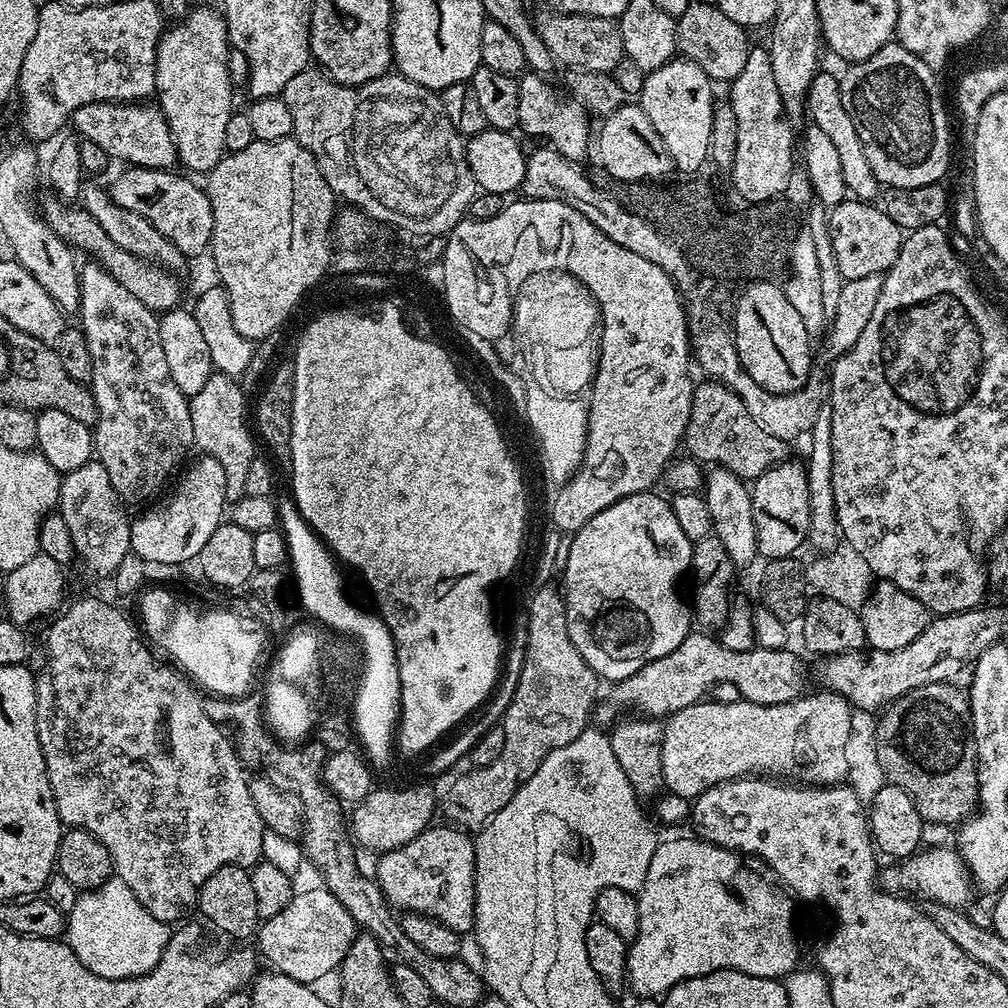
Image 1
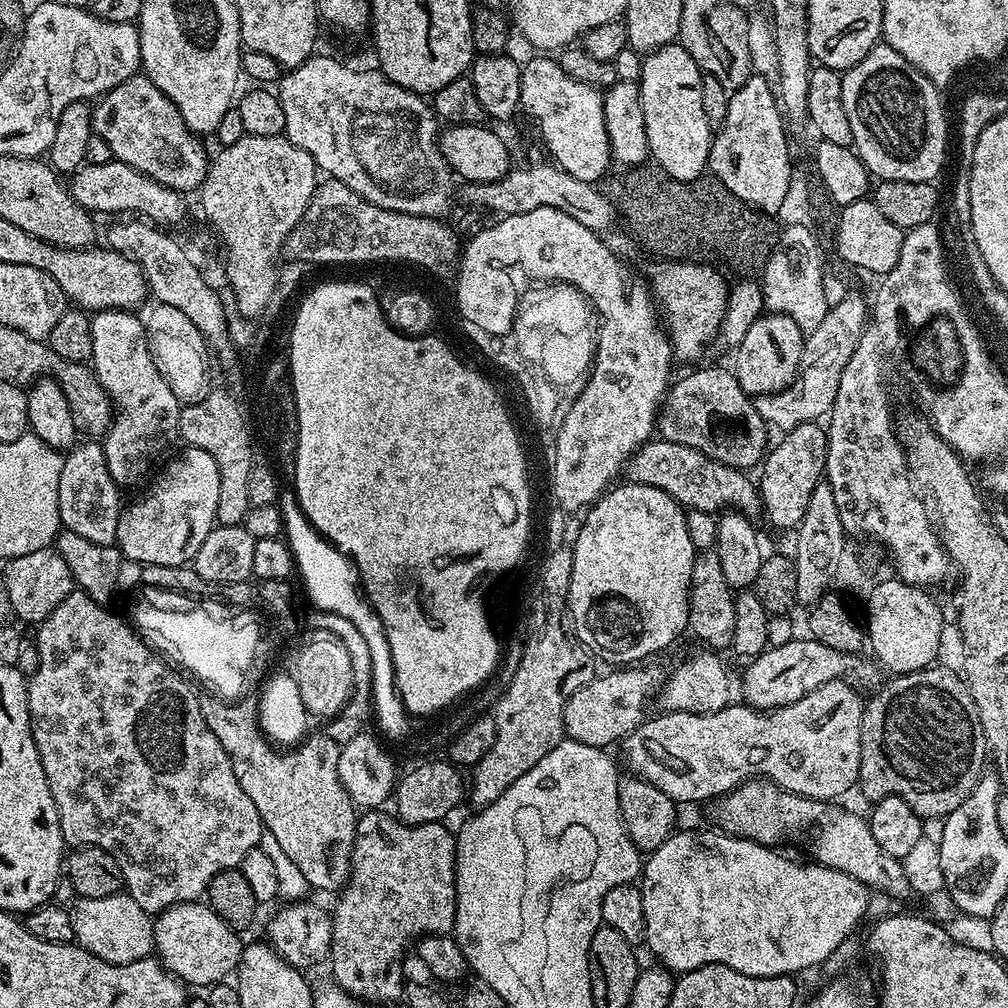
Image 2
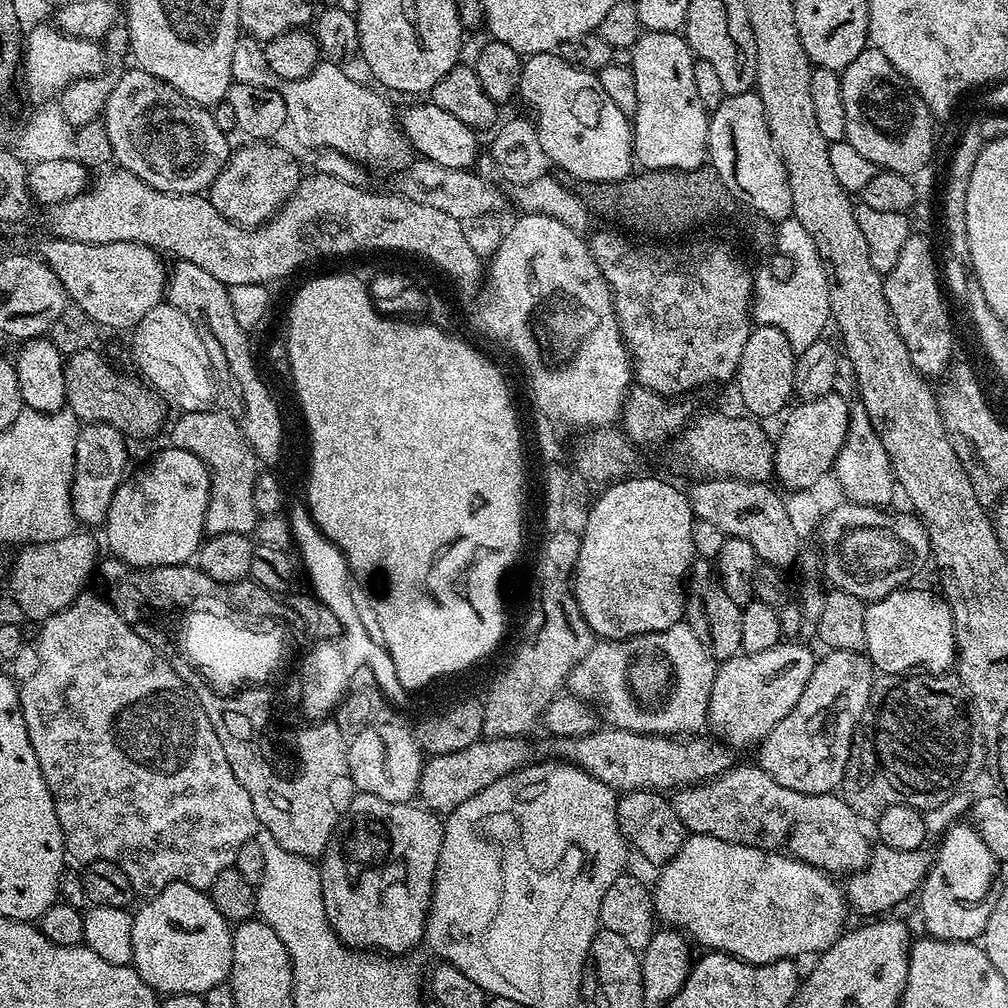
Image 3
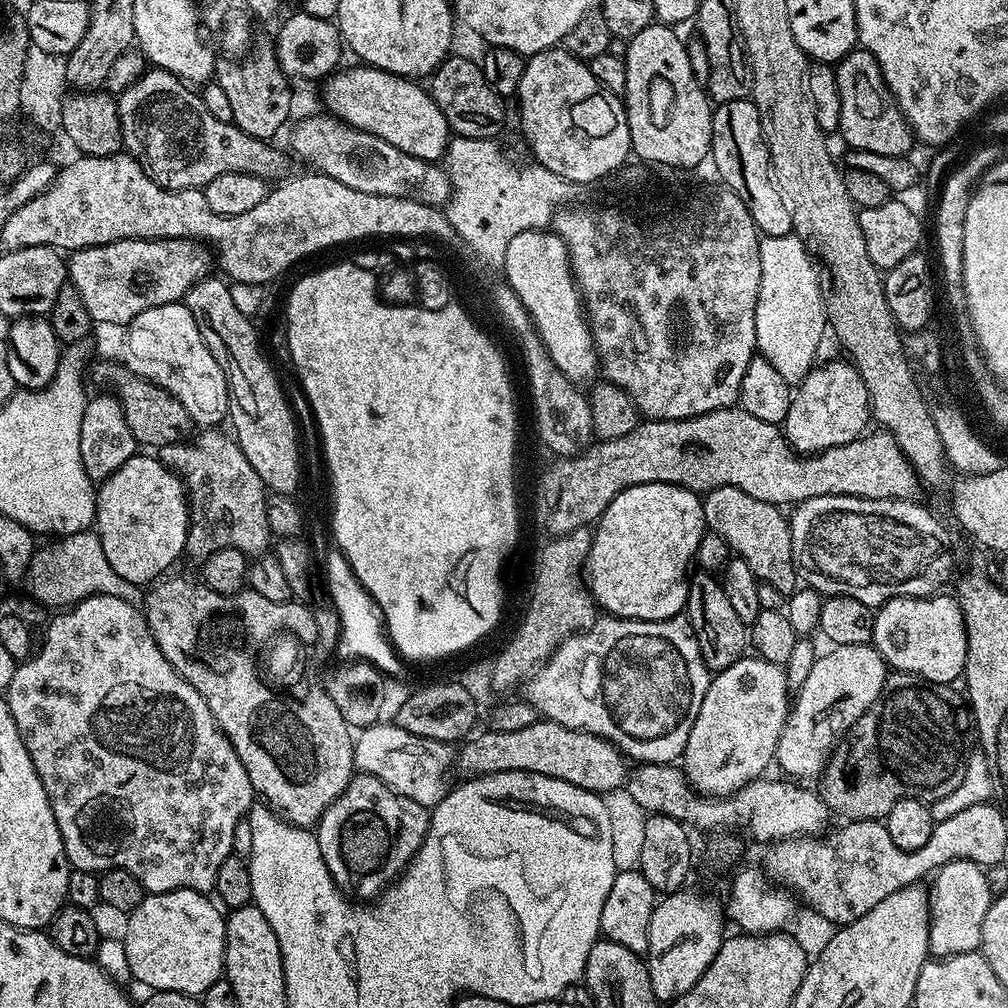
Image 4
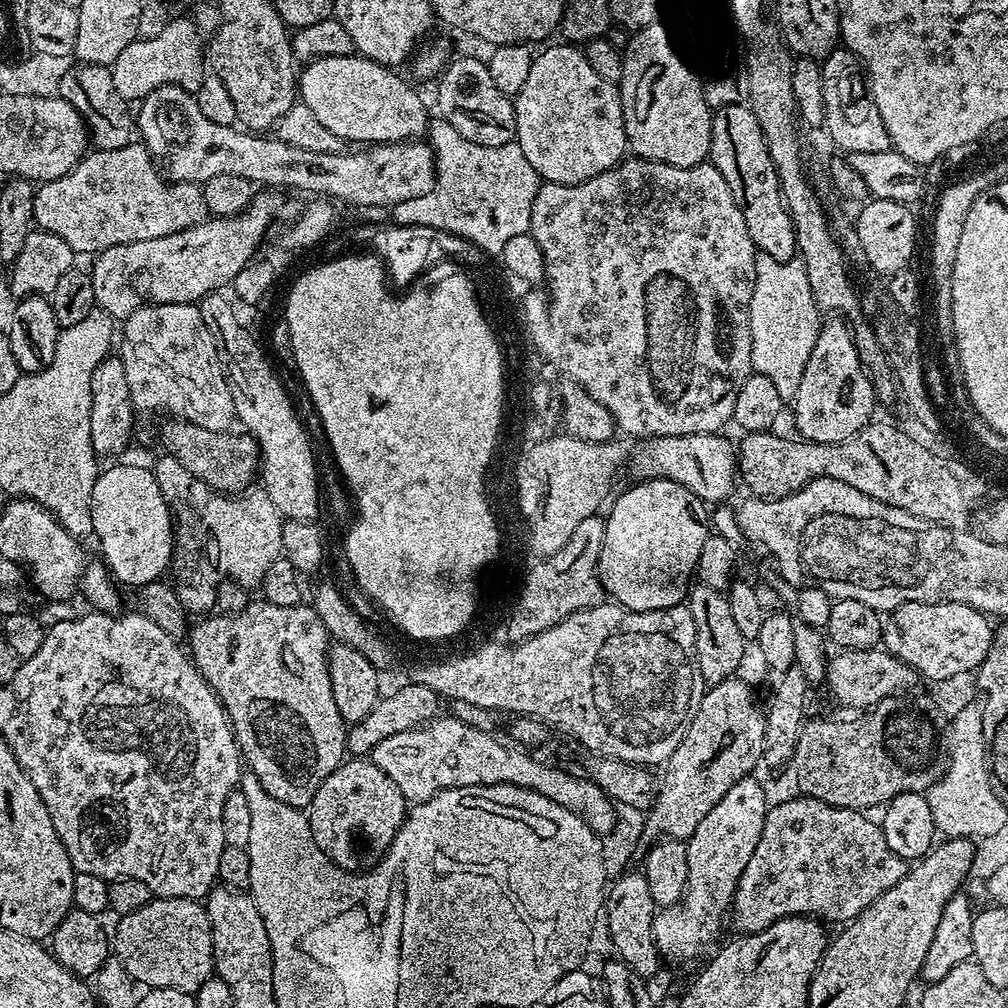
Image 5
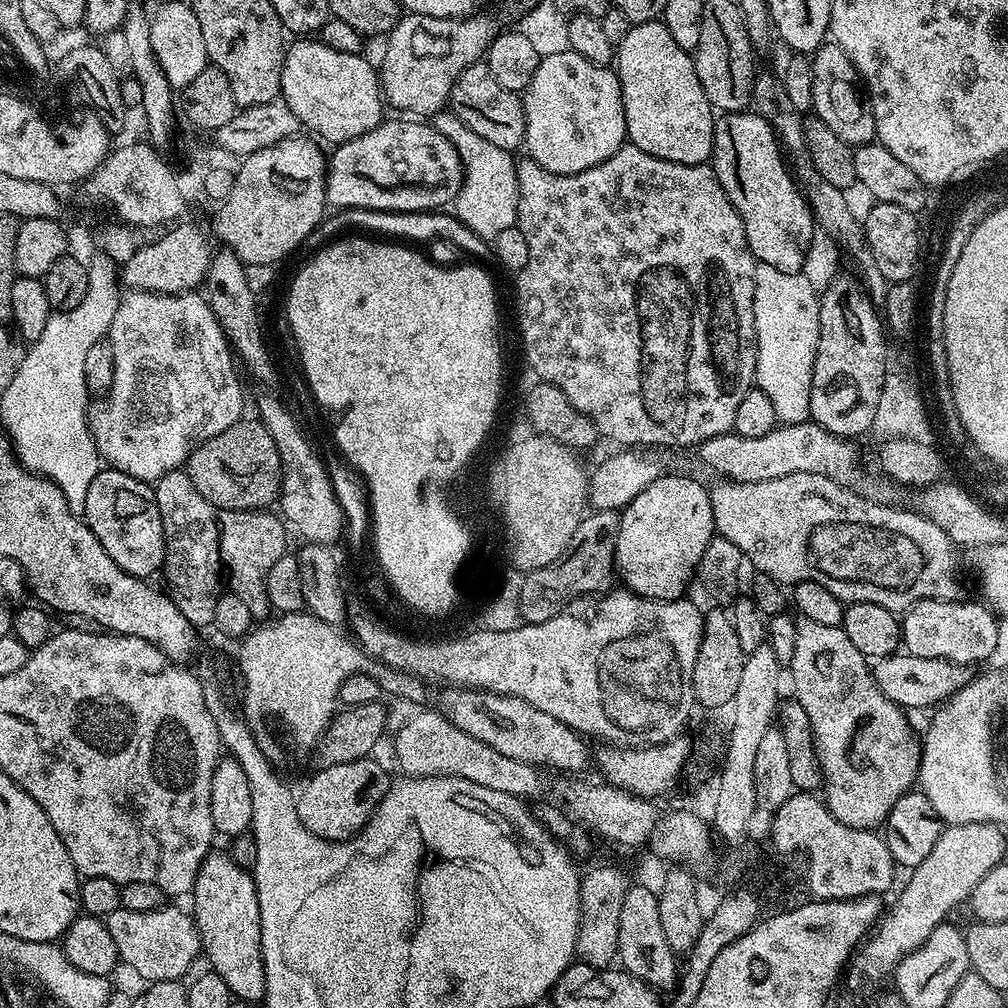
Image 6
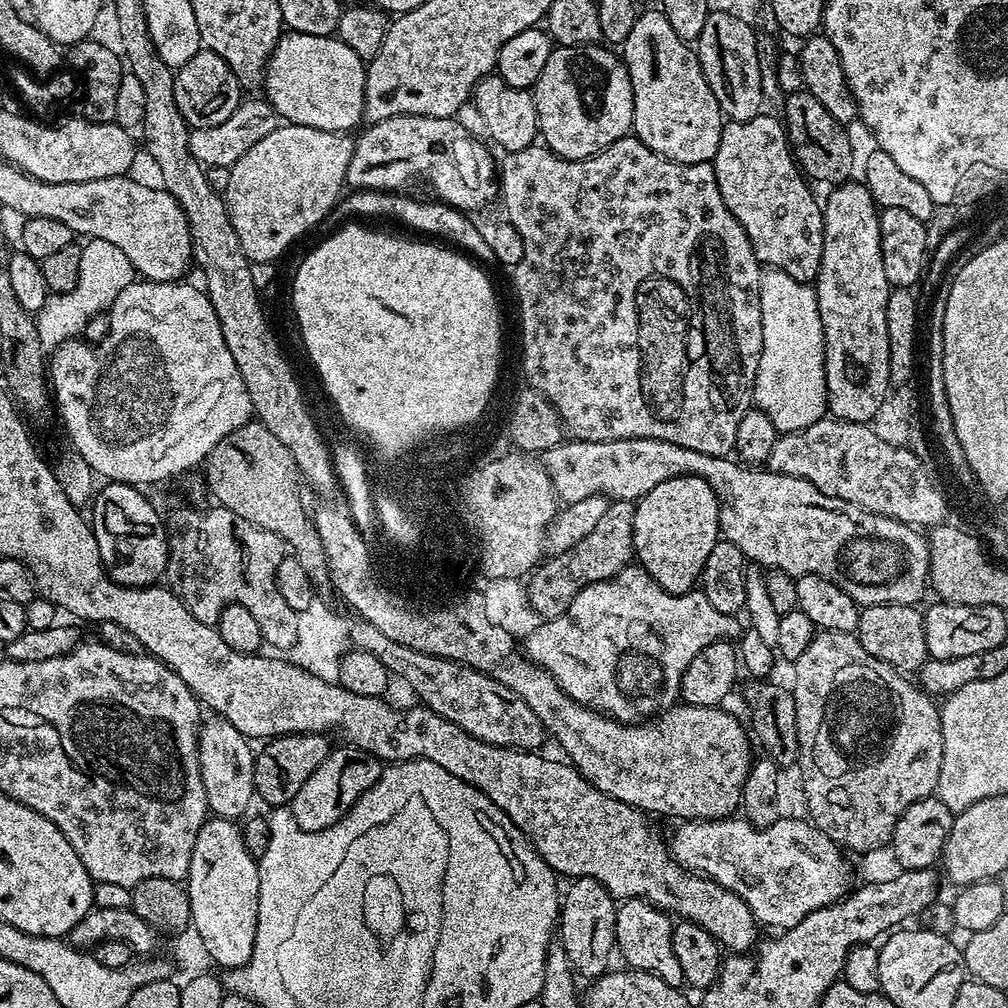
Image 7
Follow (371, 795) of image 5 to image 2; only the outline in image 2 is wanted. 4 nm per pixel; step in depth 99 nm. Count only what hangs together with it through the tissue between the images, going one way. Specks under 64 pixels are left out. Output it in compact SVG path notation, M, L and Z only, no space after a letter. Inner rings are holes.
M368 810L356 821L356 837L352 843L352 869L348 871L348 882L339 889L338 897L340 901L336 904L336 909L331 909L332 919L332 947L330 953L330 963L332 962L331 979L339 985L340 989L355 996L357 1000L366 1000L369 1005L392 1004L401 999L404 995L406 977L404 968L400 965L400 959L404 956L404 951L408 948L408 940L419 941L426 936L447 936L451 933L456 917L456 836L448 829L449 825L444 822L434 824L405 824L403 820L395 815L387 816L384 810Z

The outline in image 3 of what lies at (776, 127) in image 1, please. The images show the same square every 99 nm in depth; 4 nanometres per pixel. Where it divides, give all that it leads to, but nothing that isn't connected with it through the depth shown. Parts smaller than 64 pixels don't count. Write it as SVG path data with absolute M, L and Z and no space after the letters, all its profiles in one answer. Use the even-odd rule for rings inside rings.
M755 90L725 96L718 107L711 109L708 117L708 160L730 194L745 209L753 208L757 217L773 222L792 216L788 175L770 138L764 107Z

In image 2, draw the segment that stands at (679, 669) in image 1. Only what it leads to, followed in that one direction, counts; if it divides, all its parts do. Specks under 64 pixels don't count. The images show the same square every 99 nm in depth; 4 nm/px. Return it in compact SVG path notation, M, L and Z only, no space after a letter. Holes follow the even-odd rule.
M624 666L619 670L597 675L586 686L574 690L564 707L564 734L574 742L594 746L605 750L611 744L619 745L646 719L644 711L648 708L648 699L653 699L662 680L662 672L648 666Z

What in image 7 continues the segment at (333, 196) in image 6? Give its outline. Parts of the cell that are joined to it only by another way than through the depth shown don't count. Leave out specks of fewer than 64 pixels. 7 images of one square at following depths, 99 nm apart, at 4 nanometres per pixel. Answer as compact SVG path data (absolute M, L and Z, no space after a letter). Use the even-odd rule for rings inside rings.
M394 116L386 118L385 121L380 121L377 124L367 125L363 129L365 132L361 136L355 137L355 144L353 146L353 156L350 158L347 187L352 190L364 189L366 191L382 191L387 190L404 190L408 187L407 184L411 180L425 180L430 187L433 188L435 199L438 201L444 201L449 204L450 207L459 208L461 211L467 214L475 214L479 208L484 208L493 199L494 201L498 196L498 160L497 157L492 157L493 149L489 147L487 143L481 137L472 136L468 133L462 125L455 118L450 117L426 117L426 116Z

